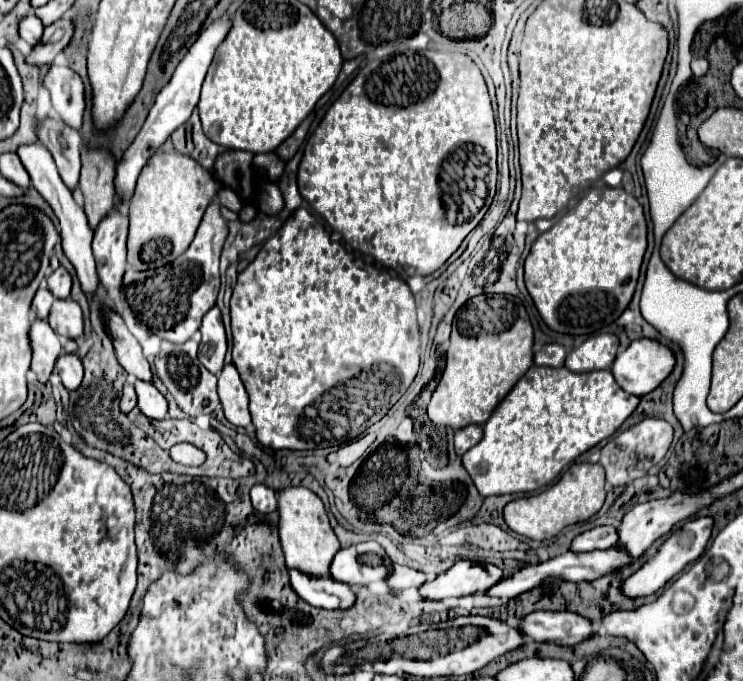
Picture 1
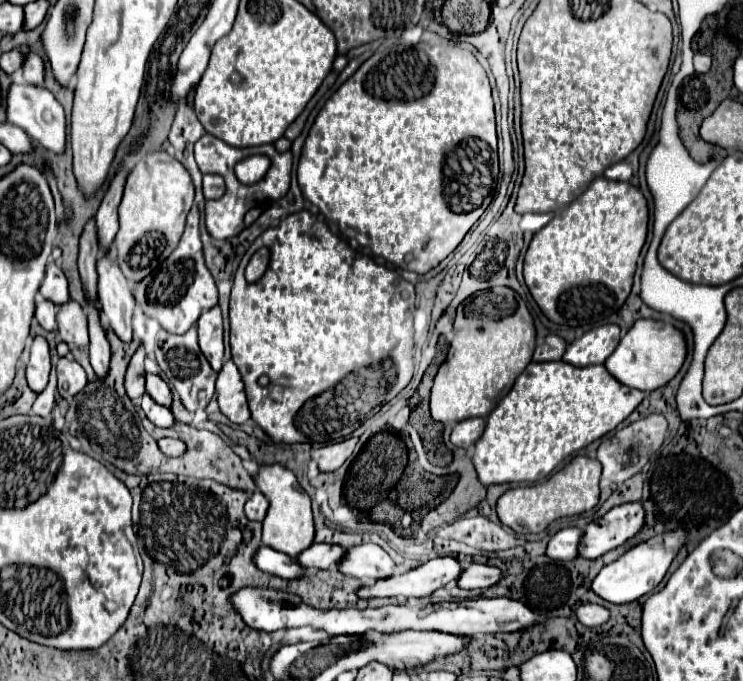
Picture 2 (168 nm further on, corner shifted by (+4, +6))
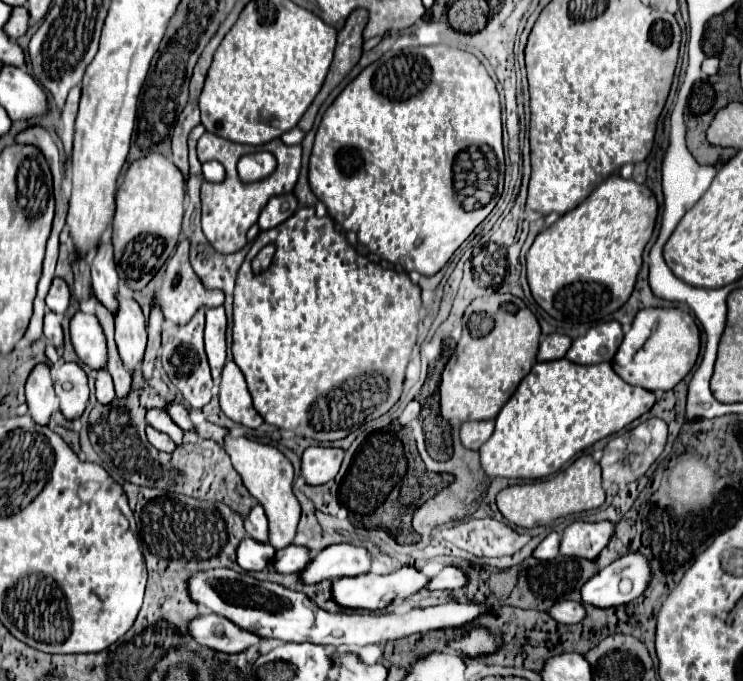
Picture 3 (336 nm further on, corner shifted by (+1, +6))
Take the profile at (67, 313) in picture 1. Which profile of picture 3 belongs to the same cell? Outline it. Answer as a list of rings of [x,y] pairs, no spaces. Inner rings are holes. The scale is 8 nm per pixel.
[[[76,312],[70,322],[70,338],[78,358],[92,370],[106,368],[106,336],[94,314]]]

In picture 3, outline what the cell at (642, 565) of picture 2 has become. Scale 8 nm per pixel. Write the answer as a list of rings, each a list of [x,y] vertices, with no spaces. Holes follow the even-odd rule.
[[[626,554],[592,576],[580,590],[582,602],[596,608],[622,606],[638,598],[650,582],[650,564],[642,554]]]

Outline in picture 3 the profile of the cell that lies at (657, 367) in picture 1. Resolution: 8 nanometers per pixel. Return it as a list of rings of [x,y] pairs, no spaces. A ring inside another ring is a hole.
[[[644,308],[636,314],[630,332],[612,360],[614,372],[628,384],[646,390],[672,390],[694,368],[700,354],[700,330],[682,308]]]

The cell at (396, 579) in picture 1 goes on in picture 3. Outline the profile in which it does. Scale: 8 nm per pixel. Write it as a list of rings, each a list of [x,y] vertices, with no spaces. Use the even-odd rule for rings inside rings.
[[[332,544],[320,550],[300,572],[302,582],[318,584],[342,576],[360,576],[370,570],[370,554],[362,546]]]

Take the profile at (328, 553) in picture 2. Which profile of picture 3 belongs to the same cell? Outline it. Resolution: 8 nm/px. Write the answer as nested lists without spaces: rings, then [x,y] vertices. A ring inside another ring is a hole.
[[[286,546],[282,550],[276,550],[276,558],[274,562],[270,562],[270,566],[278,572],[278,574],[296,574],[300,572],[306,562],[310,562],[310,554],[304,546]]]

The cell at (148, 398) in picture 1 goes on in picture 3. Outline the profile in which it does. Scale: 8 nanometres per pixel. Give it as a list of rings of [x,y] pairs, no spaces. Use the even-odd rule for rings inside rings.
[[[154,408],[154,410],[150,410],[150,412],[146,414],[146,420],[148,420],[148,424],[150,424],[152,428],[156,428],[158,432],[168,434],[168,436],[174,440],[176,446],[182,444],[182,436],[184,436],[184,432],[182,432],[180,426],[174,424],[174,420],[170,418],[170,414],[166,414],[166,410],[158,410],[158,408]]]

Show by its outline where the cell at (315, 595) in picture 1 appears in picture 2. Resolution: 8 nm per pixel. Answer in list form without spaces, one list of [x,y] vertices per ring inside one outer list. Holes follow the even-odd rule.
[[[267,546],[259,548],[259,552],[255,556],[255,564],[263,572],[275,574],[285,580],[299,580],[307,574],[307,570],[303,566],[299,566],[299,562],[295,562],[295,558],[291,558],[283,552],[277,552],[273,548],[267,548]]]

